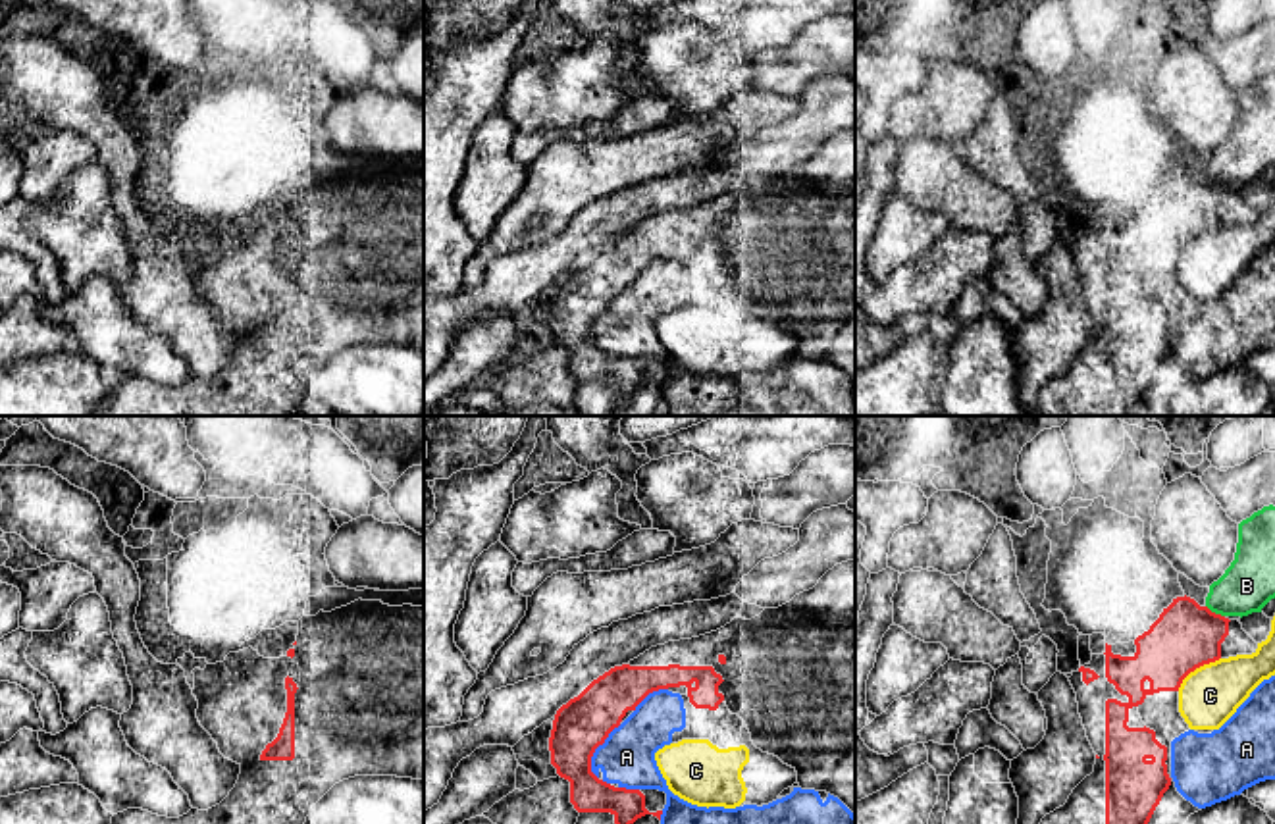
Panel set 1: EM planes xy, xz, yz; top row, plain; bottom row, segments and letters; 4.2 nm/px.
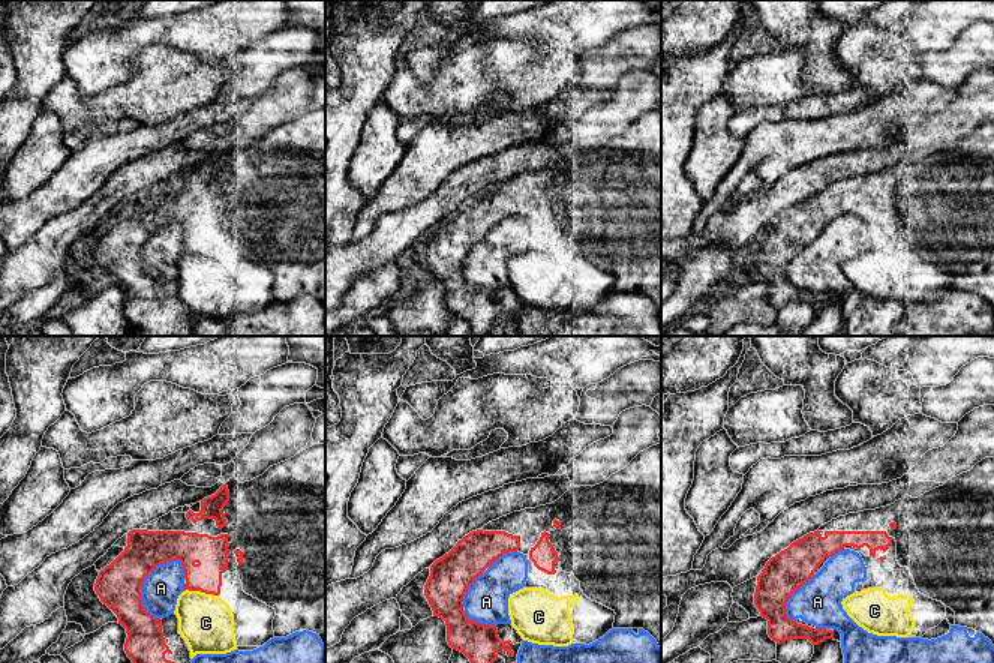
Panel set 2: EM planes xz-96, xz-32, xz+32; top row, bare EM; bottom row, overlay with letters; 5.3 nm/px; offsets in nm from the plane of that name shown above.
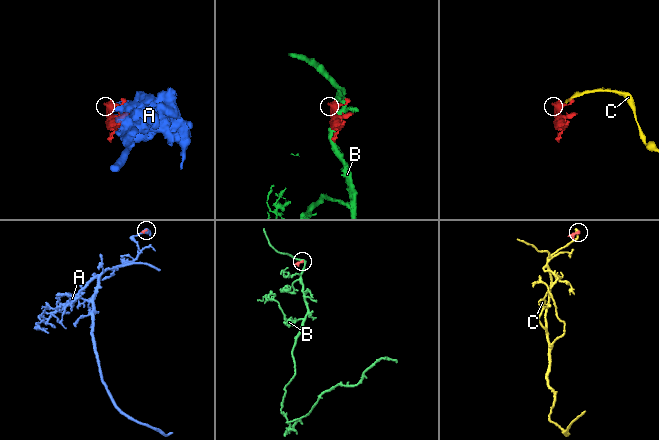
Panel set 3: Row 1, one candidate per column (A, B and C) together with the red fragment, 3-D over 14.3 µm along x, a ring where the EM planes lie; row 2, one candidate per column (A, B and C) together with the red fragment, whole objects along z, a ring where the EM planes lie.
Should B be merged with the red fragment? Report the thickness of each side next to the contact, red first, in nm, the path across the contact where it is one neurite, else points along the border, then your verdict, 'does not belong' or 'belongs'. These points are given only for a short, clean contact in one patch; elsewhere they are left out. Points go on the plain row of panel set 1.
calibres 280 and 220 nm; border yz (1206, 174), (1223, 185); does not belong

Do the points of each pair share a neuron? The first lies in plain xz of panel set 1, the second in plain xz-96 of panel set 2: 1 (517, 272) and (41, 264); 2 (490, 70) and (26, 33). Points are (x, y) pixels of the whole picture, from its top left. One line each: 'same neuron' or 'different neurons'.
1: same neuron
2: same neuron

